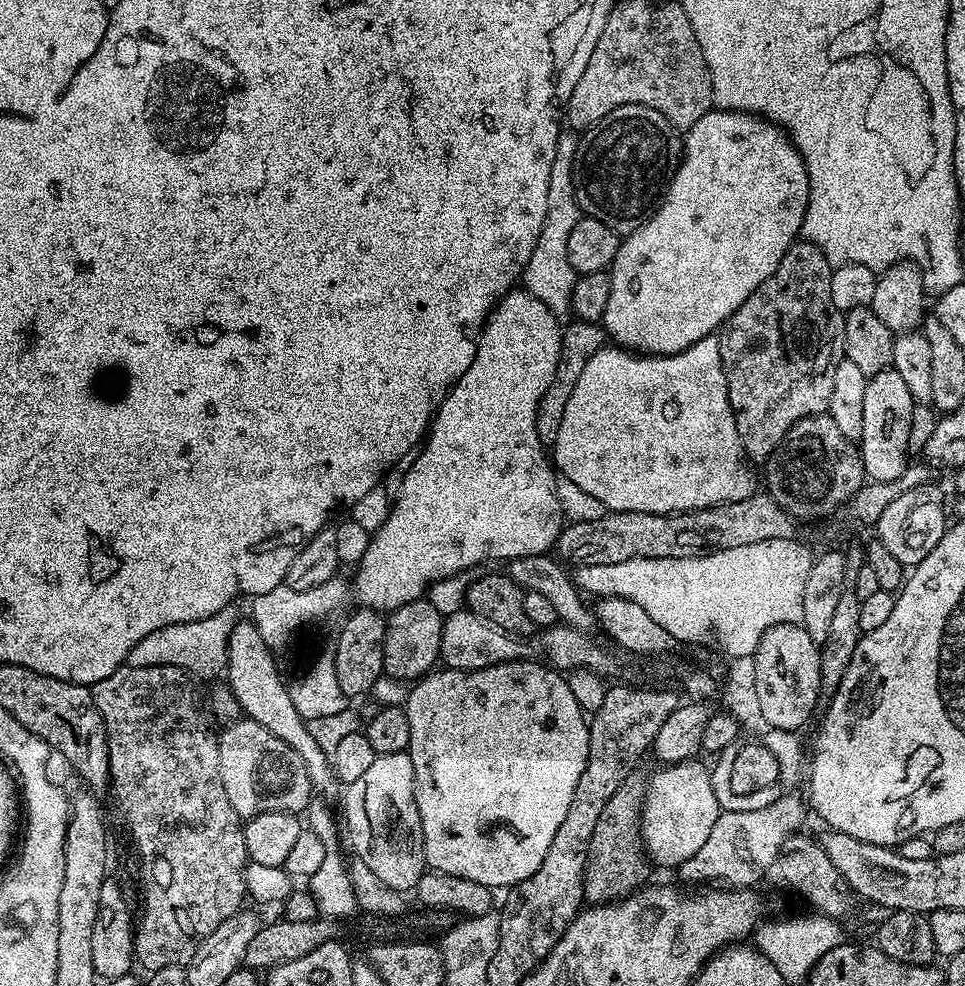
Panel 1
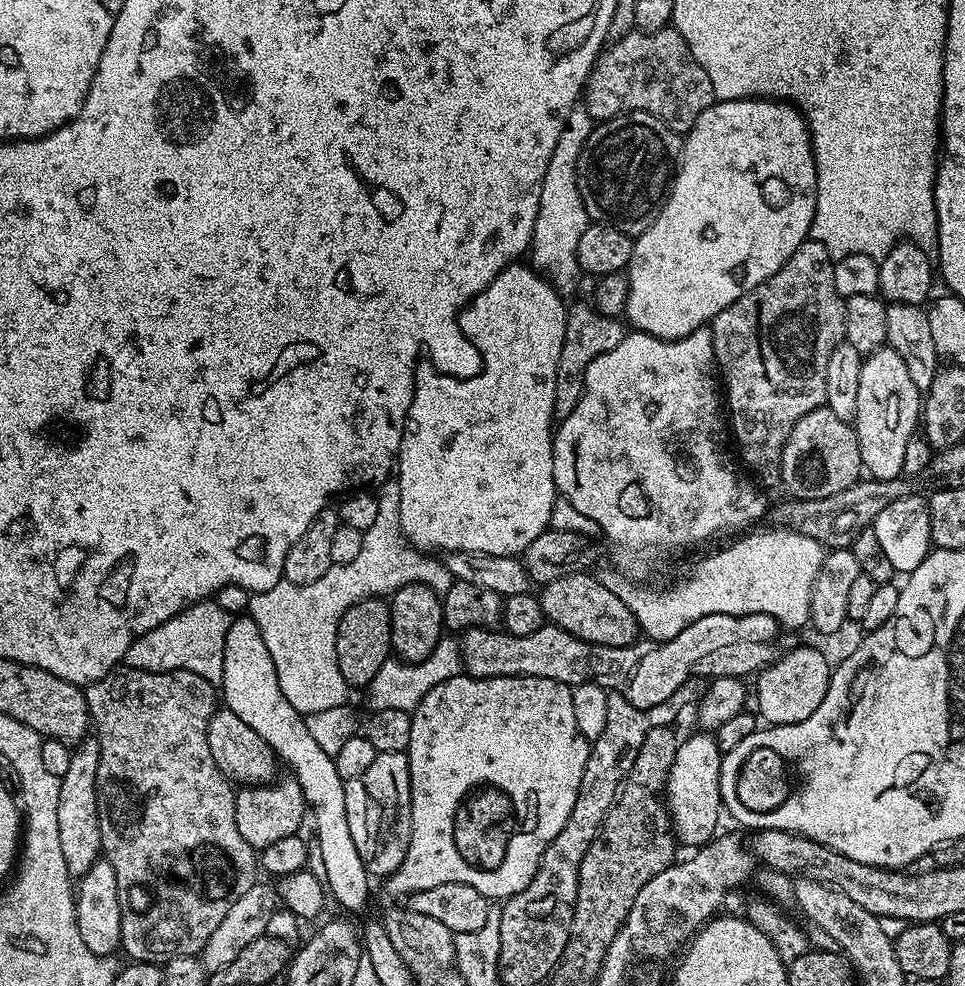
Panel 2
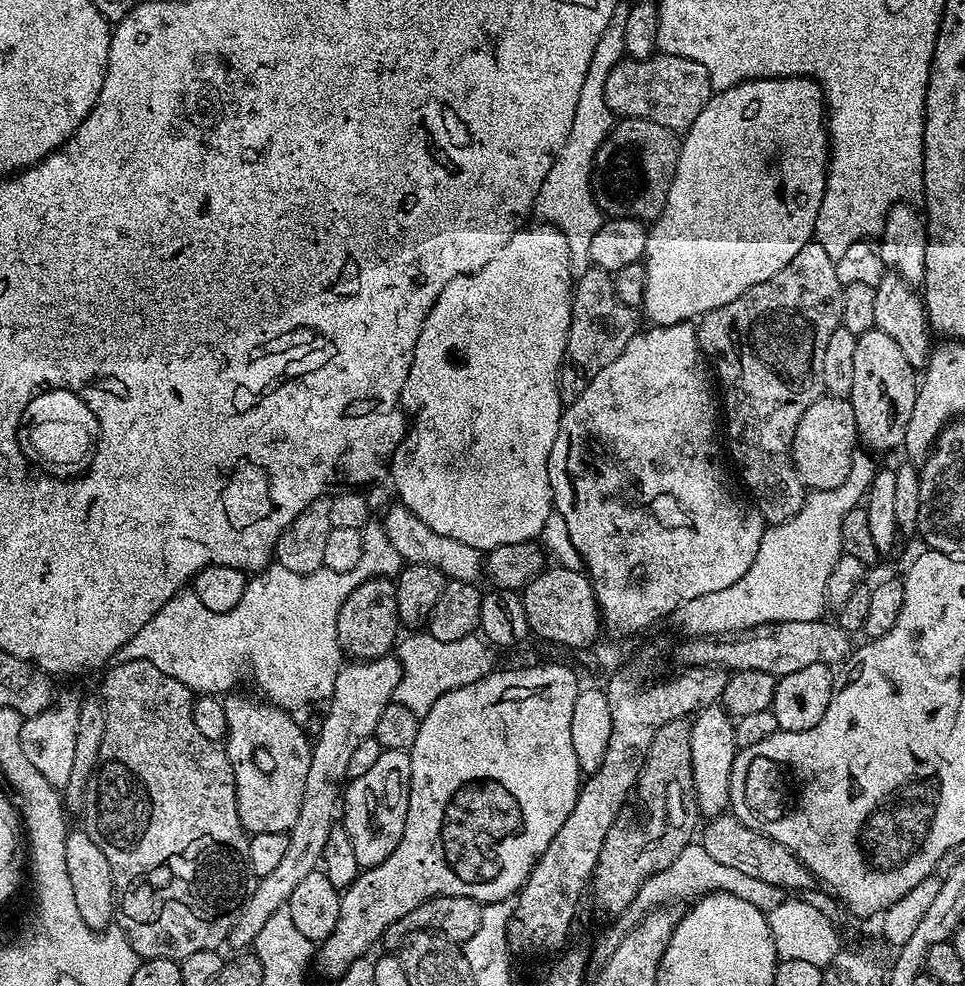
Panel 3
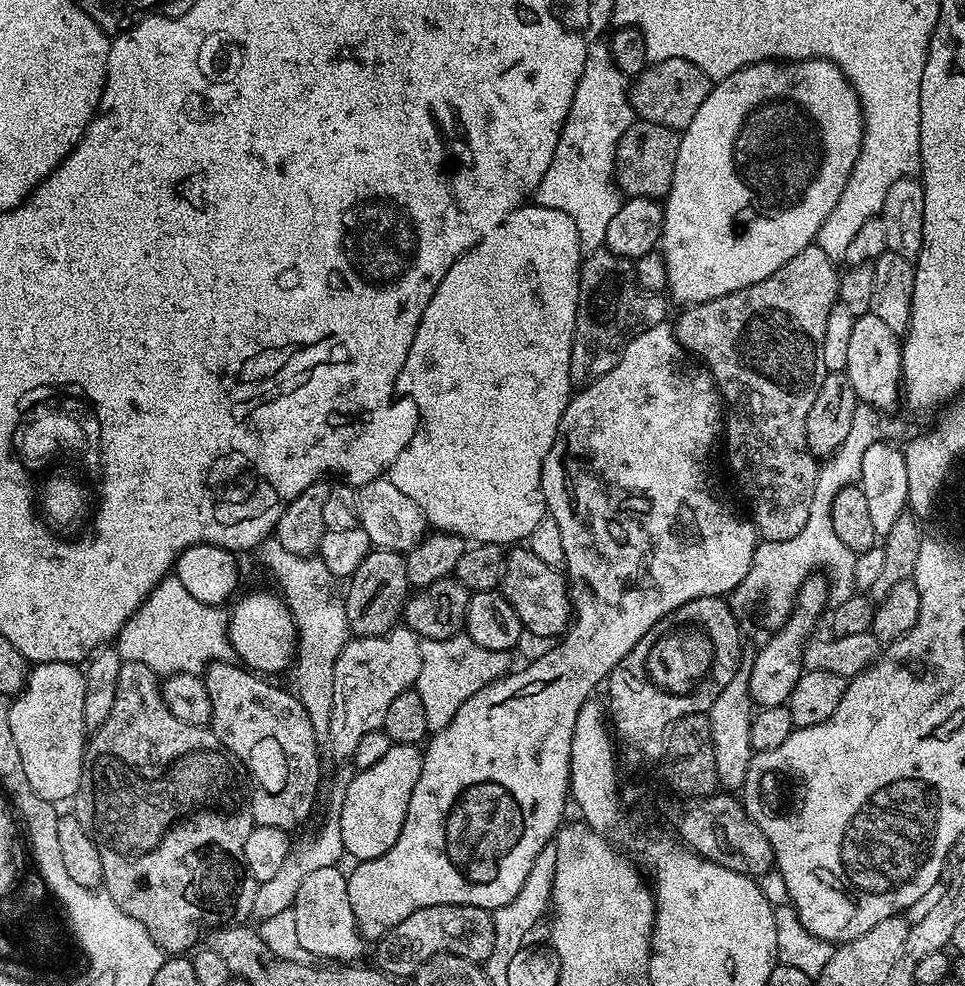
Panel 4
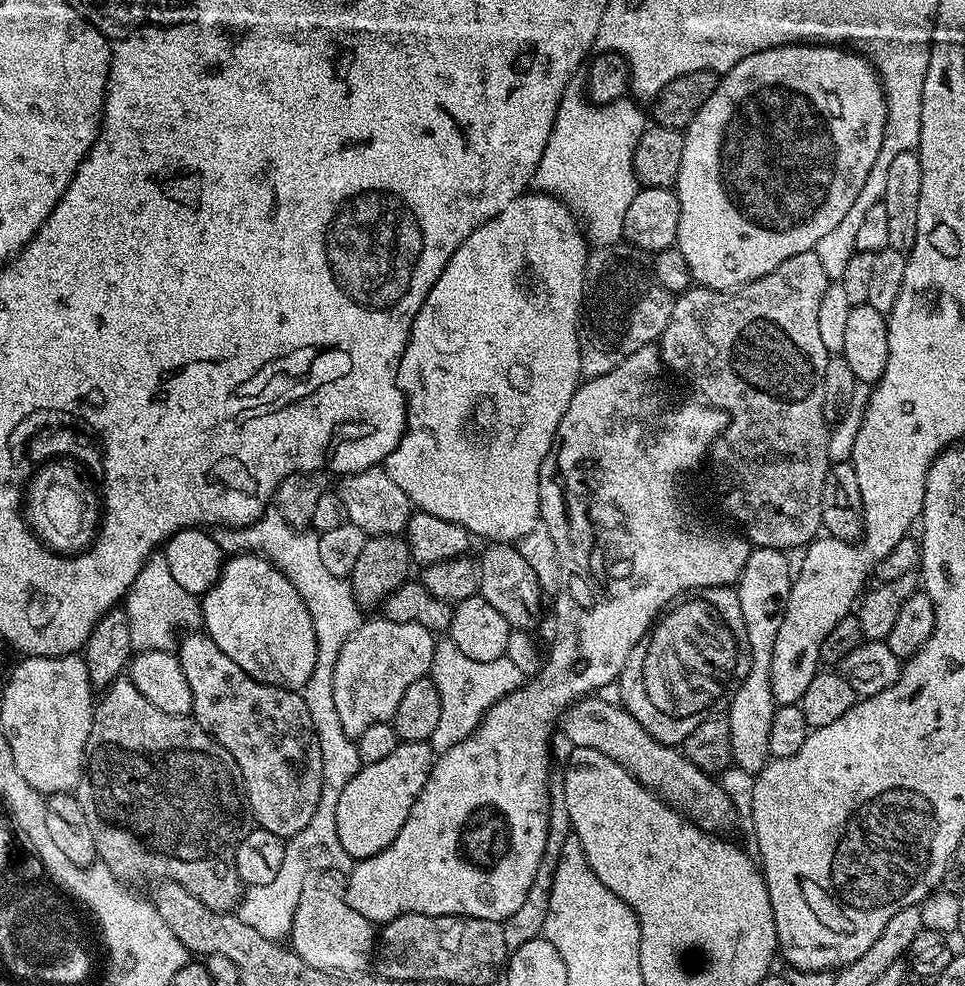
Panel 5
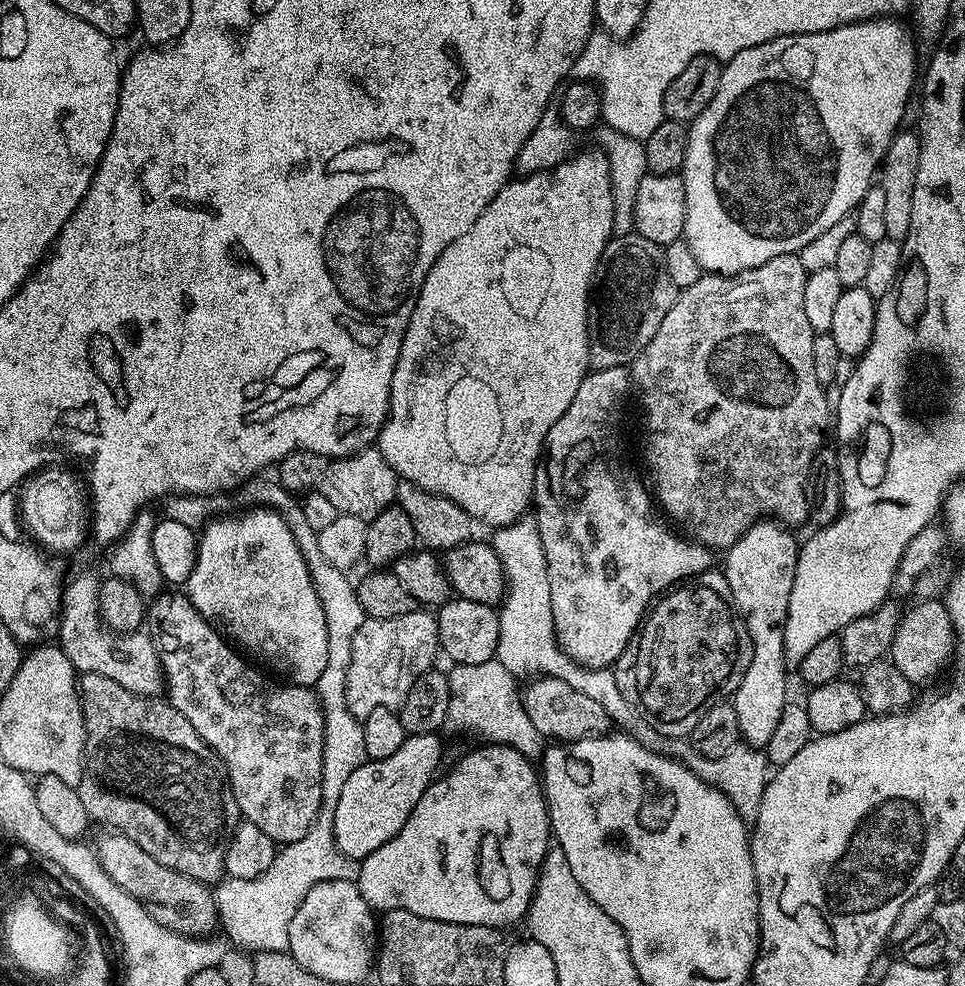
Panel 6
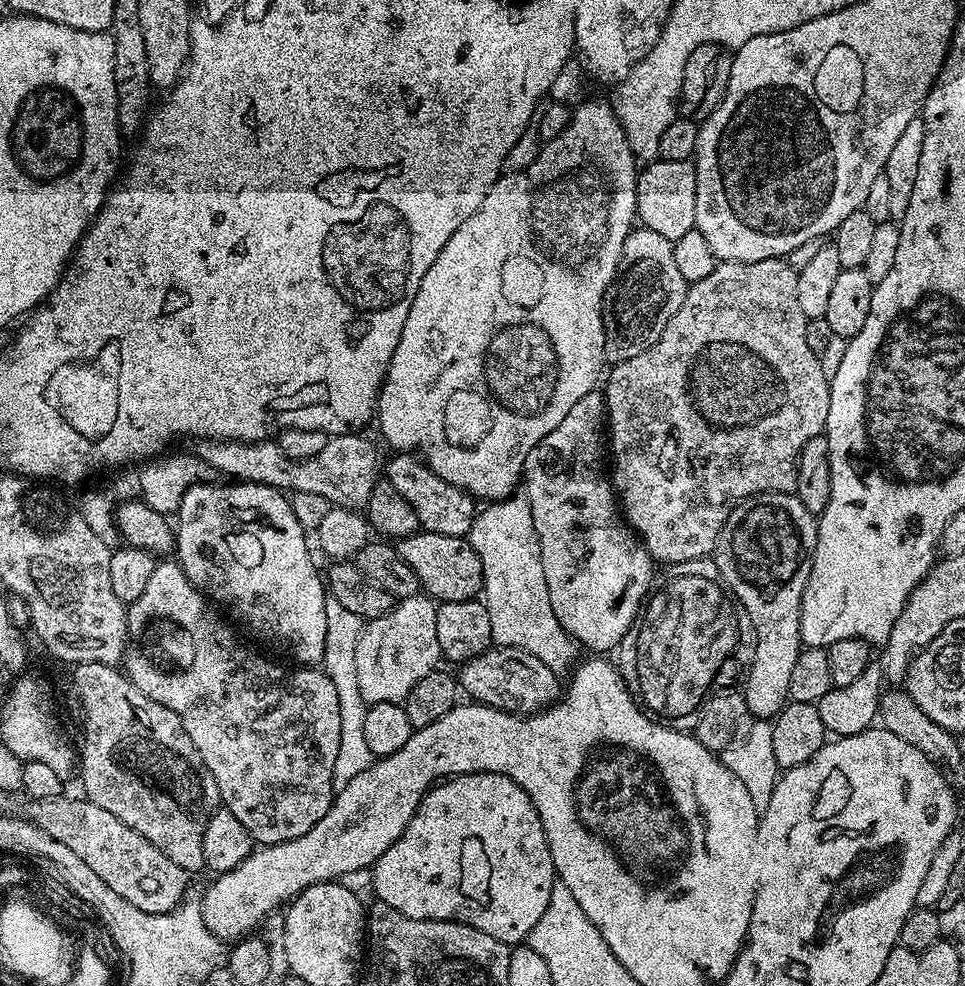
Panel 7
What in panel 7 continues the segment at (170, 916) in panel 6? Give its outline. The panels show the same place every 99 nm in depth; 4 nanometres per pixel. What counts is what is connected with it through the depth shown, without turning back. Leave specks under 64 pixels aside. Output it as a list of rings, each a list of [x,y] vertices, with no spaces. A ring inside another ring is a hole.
[[[61,794],[45,800],[29,799],[23,815],[38,825],[50,838],[62,842],[62,846],[74,850],[98,878],[114,890],[115,894],[132,903],[146,914],[166,915],[180,907],[184,892],[190,885],[189,873],[178,862],[170,862],[158,846],[154,846],[138,830],[126,826],[110,810],[94,806],[87,798],[75,800],[72,796]]]

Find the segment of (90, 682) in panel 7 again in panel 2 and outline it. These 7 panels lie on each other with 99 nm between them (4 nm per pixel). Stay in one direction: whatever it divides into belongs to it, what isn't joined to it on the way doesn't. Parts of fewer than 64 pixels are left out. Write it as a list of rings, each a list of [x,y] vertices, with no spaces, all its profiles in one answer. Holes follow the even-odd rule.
[[[120,666],[106,673],[98,682],[87,685],[84,688],[84,697],[88,713],[92,716],[94,735],[100,744],[100,761],[96,771],[98,822],[102,830],[103,859],[114,866],[114,874],[118,878],[118,894],[122,906],[120,946],[123,955],[128,955],[127,959],[132,962],[161,966],[179,956],[199,956],[206,946],[206,937],[212,933],[214,926],[218,926],[218,922],[222,922],[222,918],[226,918],[226,910],[230,910],[233,900],[242,898],[242,894],[246,894],[250,886],[258,883],[257,853],[246,842],[246,838],[238,834],[238,822],[234,822],[236,792],[230,781],[218,770],[214,758],[210,758],[210,746],[206,742],[206,726],[218,711],[217,685],[206,682],[206,678],[198,678],[198,674],[190,674],[190,670],[151,672]],[[184,931],[188,931],[188,936],[156,936],[156,932]]]

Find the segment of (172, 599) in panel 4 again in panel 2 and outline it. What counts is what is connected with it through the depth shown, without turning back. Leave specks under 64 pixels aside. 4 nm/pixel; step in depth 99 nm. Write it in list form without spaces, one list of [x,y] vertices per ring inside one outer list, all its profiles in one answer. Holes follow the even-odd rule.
[[[385,479],[384,483],[375,489],[374,495],[378,502],[378,518],[374,518],[374,526],[370,526],[370,530],[362,532],[362,550],[358,558],[354,558],[354,562],[333,564],[330,570],[326,570],[326,574],[322,574],[322,578],[318,578],[318,582],[291,584],[289,580],[281,579],[269,592],[253,595],[248,602],[247,611],[256,620],[262,641],[273,658],[282,694],[285,695],[286,701],[304,716],[346,704],[350,685],[342,678],[342,670],[338,670],[336,627],[340,624],[342,614],[346,614],[350,606],[363,600],[391,597],[393,592],[407,584],[421,584],[434,595],[443,598],[452,585],[453,578],[447,565],[441,559],[412,547],[404,536],[400,521],[399,479]],[[211,599],[200,600],[183,608],[174,618],[162,622],[162,626],[154,626],[154,630],[139,636],[130,646],[130,650],[126,650],[123,663],[130,668],[151,672],[190,670],[190,674],[198,674],[198,678],[206,678],[206,682],[220,686],[223,682],[223,644],[226,642],[229,623],[229,613],[222,611]]]

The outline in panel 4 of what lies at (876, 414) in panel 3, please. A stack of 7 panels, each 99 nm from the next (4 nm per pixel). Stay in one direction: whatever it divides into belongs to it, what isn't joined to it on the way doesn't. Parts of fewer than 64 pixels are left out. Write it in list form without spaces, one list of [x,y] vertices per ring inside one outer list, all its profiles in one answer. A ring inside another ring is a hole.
[[[873,312],[856,317],[854,330],[850,333],[850,342],[846,353],[846,366],[844,372],[848,377],[850,386],[854,386],[854,394],[861,404],[879,410],[888,410],[902,400],[902,377],[900,367],[901,337],[890,326],[885,326],[882,318]]]

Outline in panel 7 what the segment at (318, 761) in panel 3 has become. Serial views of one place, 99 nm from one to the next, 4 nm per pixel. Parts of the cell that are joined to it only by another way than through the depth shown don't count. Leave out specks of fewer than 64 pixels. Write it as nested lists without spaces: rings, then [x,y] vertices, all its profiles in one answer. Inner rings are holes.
[[[424,594],[405,596],[382,618],[365,623],[356,639],[354,666],[358,666],[358,690],[367,705],[378,702],[399,704],[426,674],[441,663],[436,625],[437,601]]]

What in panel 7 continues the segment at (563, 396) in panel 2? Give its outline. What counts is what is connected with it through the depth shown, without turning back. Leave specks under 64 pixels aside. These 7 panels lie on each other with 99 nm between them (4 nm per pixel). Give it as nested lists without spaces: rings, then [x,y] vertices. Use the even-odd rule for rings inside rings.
[[[643,226],[633,227],[626,242],[622,242],[616,271],[616,279],[604,295],[604,358],[612,364],[621,364],[658,342],[666,322],[682,306],[689,284],[674,263],[672,241]]]

